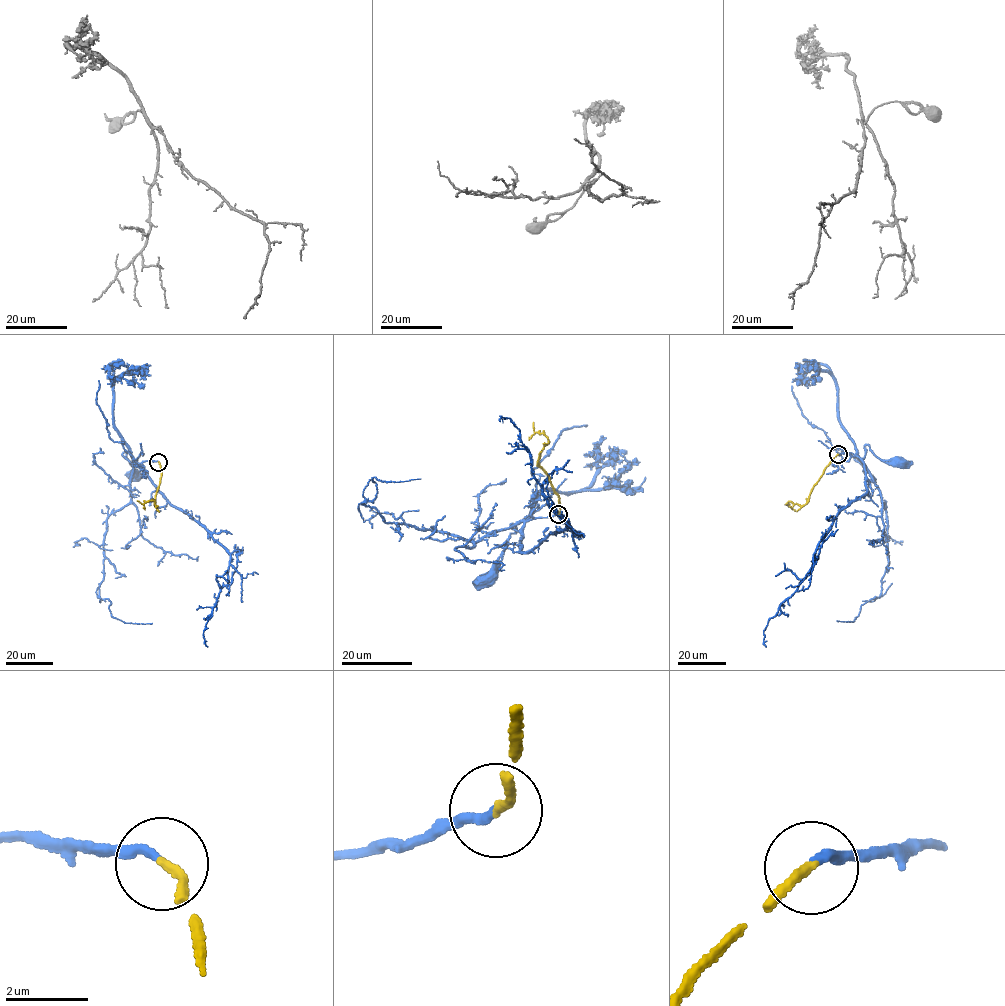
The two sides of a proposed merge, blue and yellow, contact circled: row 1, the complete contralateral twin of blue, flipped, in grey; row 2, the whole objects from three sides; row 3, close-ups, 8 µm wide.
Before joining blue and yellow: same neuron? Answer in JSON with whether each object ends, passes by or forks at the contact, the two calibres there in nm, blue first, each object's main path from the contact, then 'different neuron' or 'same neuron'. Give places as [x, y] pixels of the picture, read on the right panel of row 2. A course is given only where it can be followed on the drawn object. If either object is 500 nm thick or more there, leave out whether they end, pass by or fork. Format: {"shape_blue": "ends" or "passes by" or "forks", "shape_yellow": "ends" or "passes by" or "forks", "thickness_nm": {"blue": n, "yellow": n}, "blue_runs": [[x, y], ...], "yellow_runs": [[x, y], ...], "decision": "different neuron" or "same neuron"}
{"shape_blue": "ends", "shape_yellow": "ends", "thickness_nm": {"blue": 190, "yellow": 240}, "blue_runs": [[838, 454], [864, 458], [864, 447], [868, 445], [881, 459], [900, 463]], "yellow_runs": [[838, 454], [813, 487], [809, 501], [803, 505], [789, 501], [789, 506], [785, 504]], "decision": "same neuron"}

